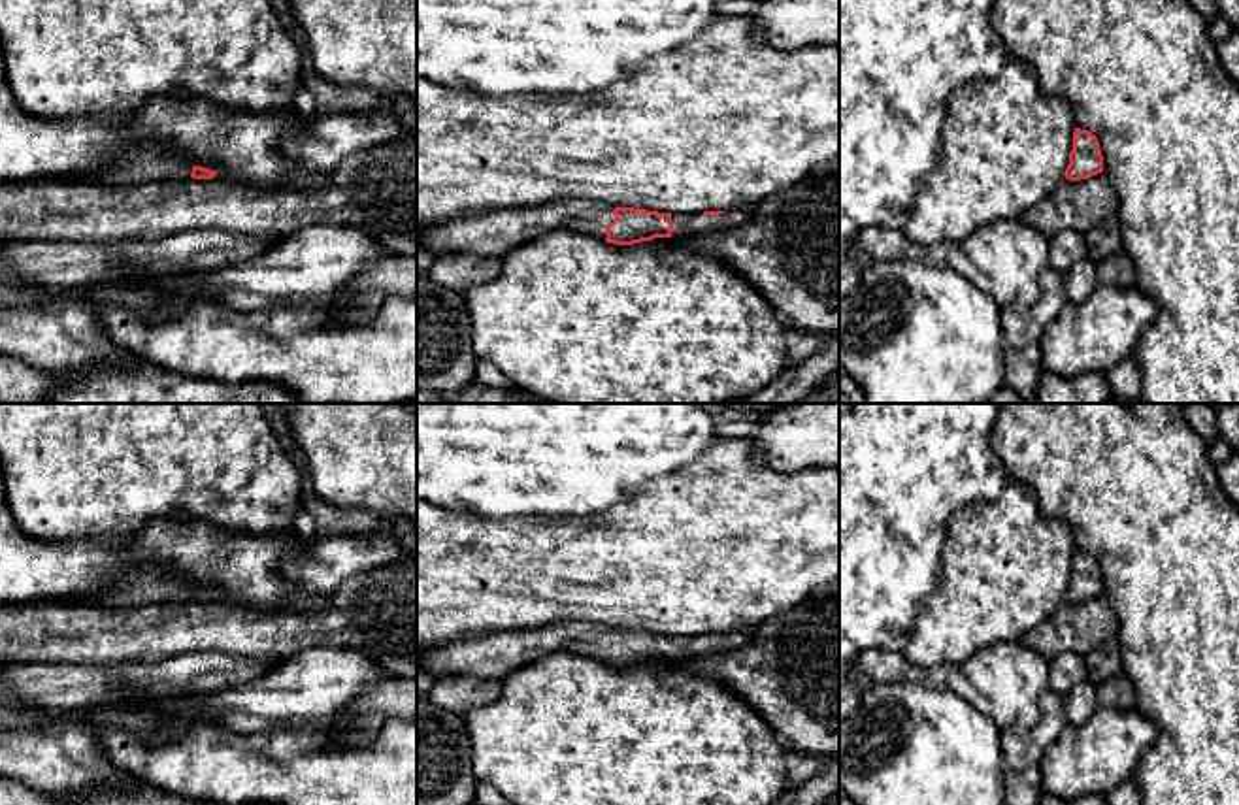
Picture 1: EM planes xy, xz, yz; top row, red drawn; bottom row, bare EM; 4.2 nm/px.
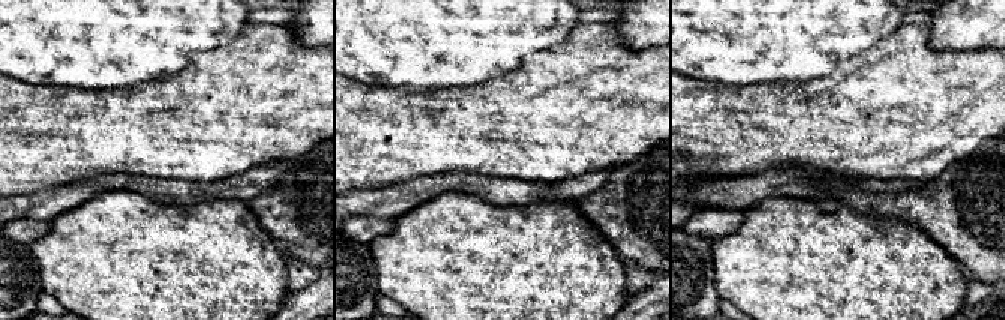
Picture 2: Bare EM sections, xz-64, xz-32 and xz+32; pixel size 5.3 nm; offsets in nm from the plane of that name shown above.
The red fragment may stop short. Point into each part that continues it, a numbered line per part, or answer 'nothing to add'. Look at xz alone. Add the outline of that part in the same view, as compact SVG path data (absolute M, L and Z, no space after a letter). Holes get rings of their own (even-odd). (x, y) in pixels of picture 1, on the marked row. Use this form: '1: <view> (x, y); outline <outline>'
1: xz (683, 225); outline M737 207L720 215L671 215L671 238L722 232L735 228L751 219L756 207Z
2: xz (495, 234); outline M568 198L534 207L494 209L487 215L462 217L436 228L424 228L417 245L436 256L504 256L553 230L585 232L605 239L607 224L613 221L615 207Z

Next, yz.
nothing to add

